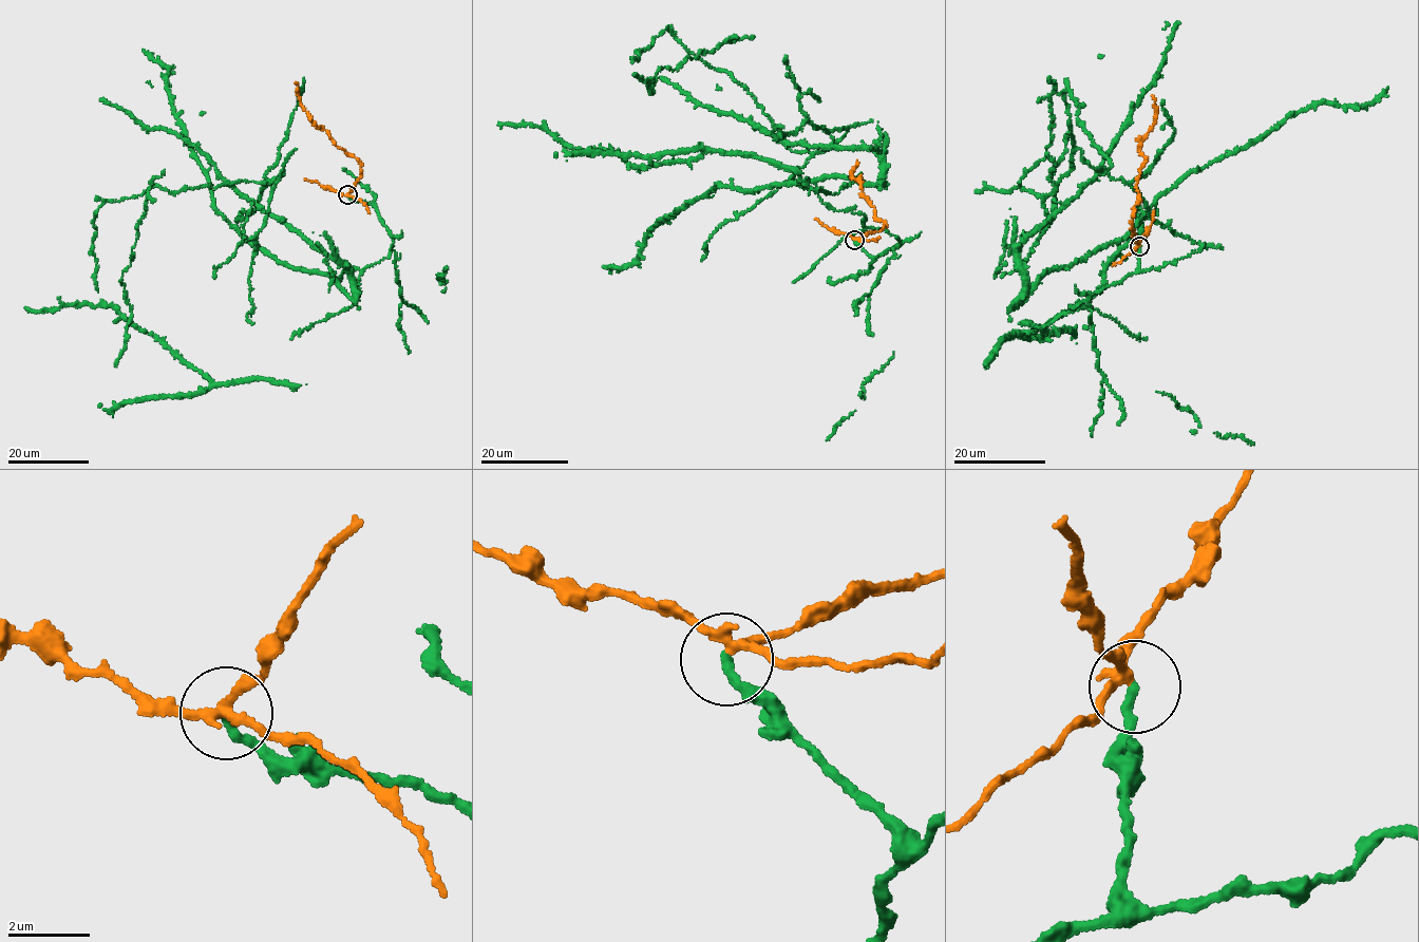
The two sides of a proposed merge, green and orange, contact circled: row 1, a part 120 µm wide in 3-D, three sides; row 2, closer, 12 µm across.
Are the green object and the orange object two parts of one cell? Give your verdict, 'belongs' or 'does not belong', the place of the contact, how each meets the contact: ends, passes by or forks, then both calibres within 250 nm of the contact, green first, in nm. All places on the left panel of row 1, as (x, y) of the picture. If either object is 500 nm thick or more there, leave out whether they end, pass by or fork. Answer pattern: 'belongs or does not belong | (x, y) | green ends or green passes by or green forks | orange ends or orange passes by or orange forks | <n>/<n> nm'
does not belong | (347, 194) | green ends | orange forks | 240/200 nm

